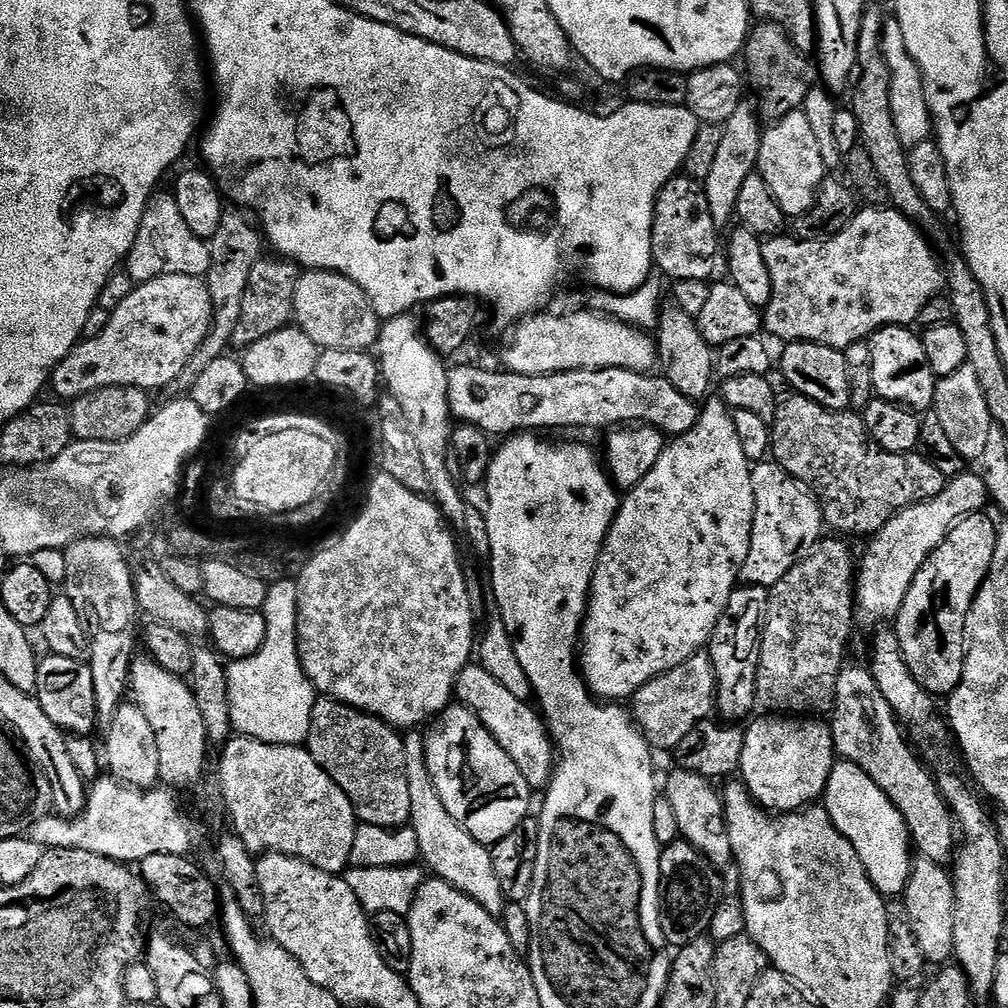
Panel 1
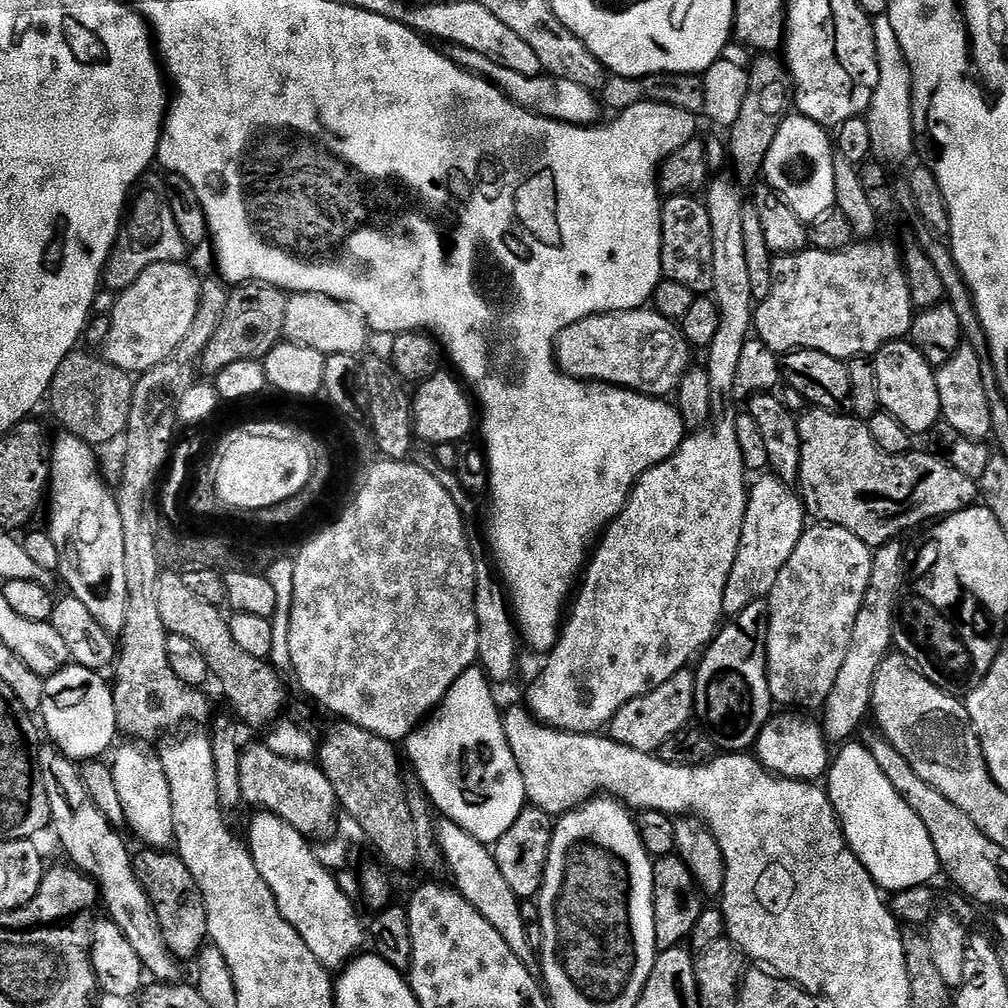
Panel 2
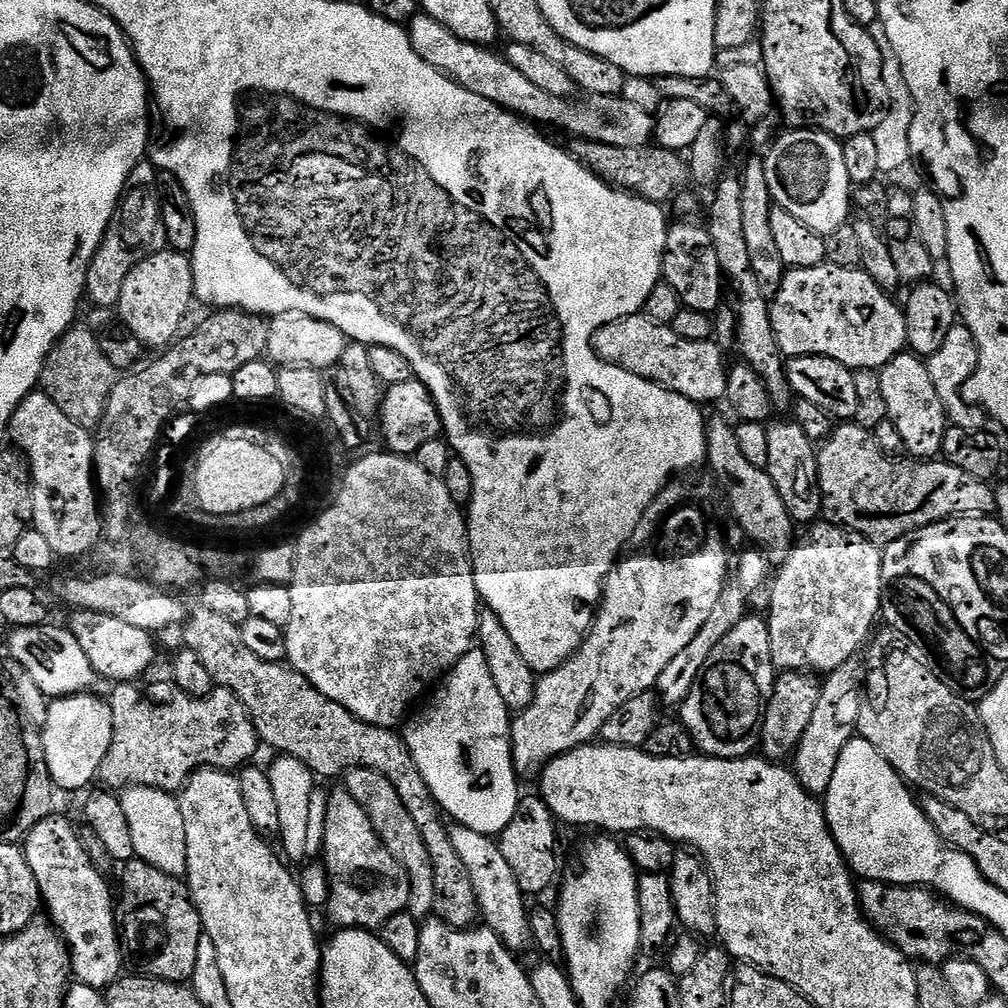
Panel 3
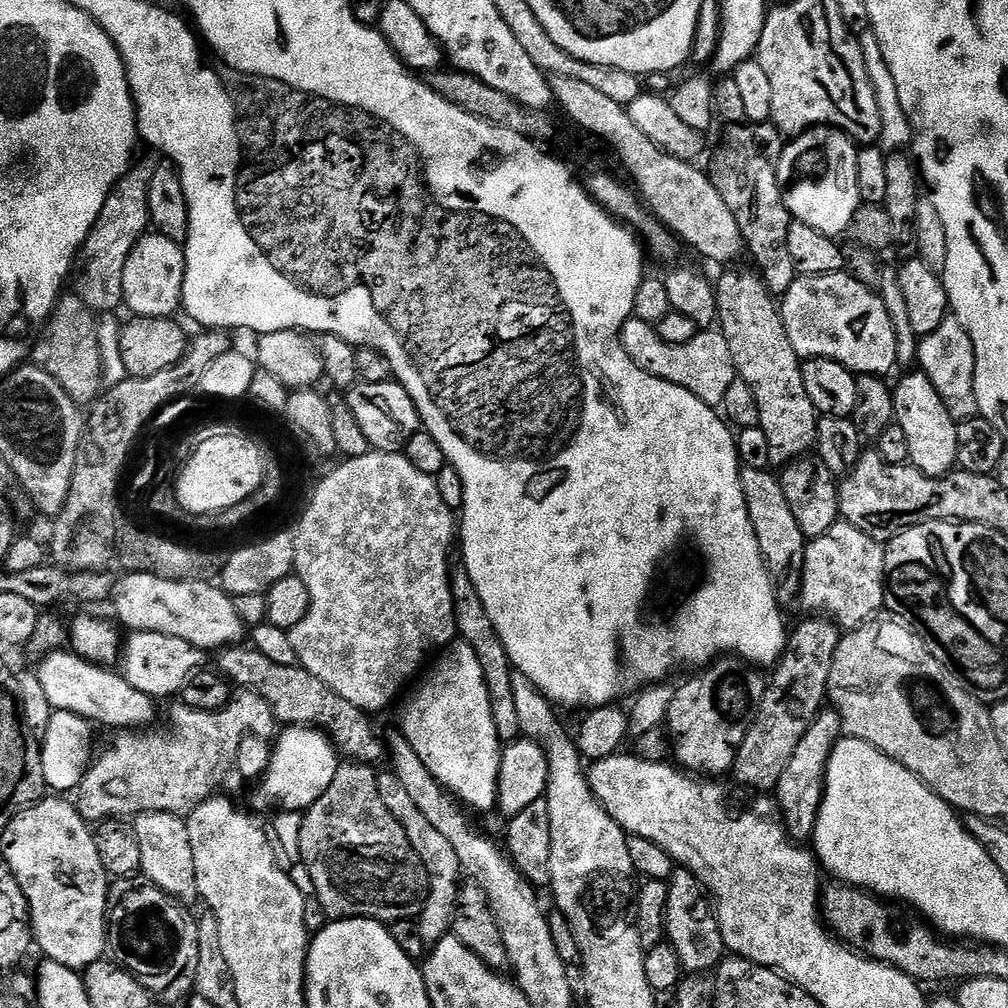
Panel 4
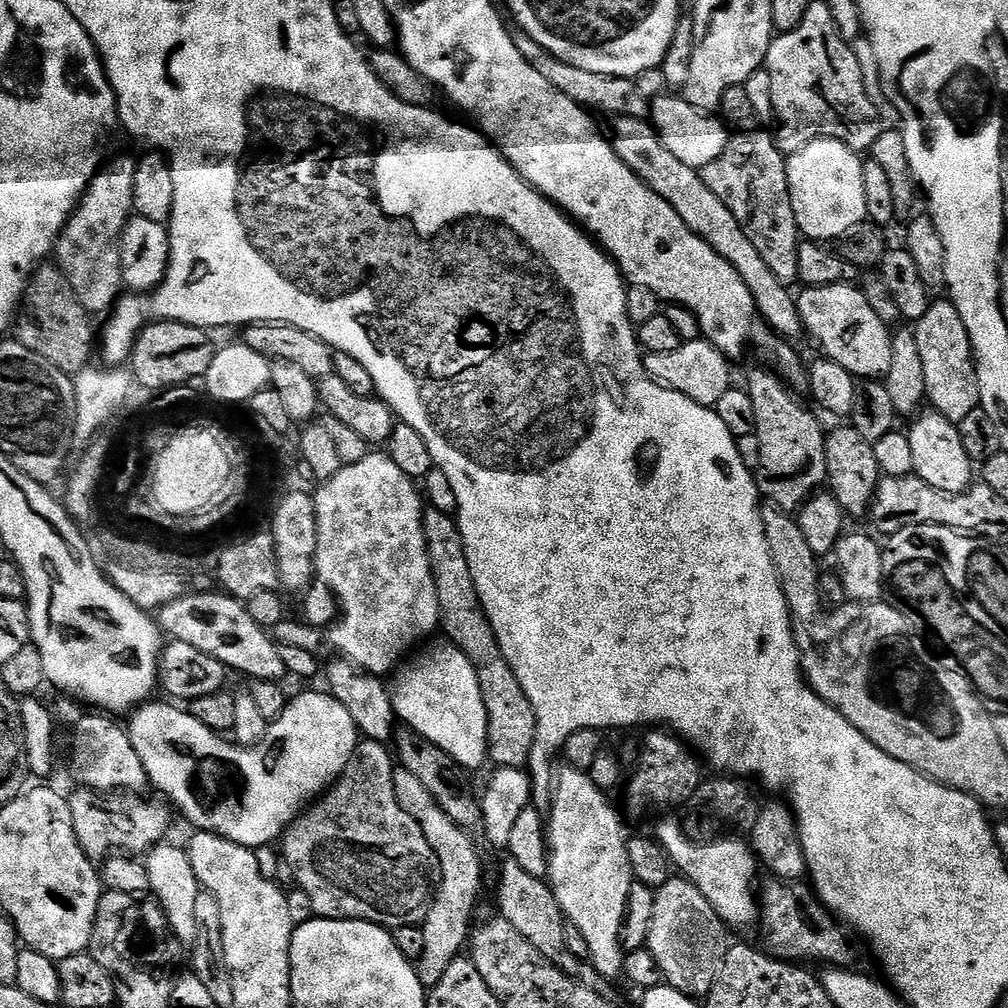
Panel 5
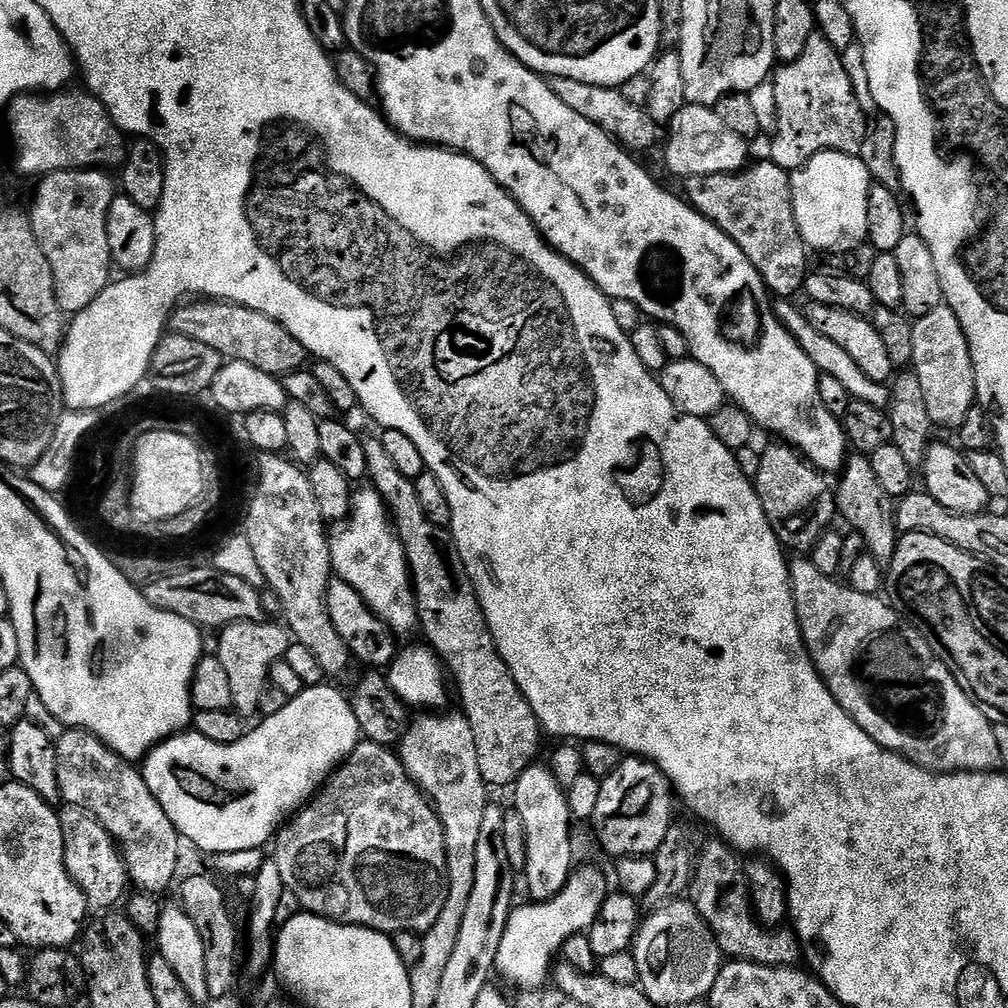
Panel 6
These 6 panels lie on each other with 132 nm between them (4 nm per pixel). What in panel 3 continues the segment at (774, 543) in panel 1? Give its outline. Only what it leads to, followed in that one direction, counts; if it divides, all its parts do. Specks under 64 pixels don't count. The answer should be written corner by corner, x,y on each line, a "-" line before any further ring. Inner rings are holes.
759,550
751,551
742,553
737,564
735,561
734,571
729,575
727,584
724,585
718,603
714,606
714,611
710,613
710,618
706,618
706,622
700,627
698,634
694,634
690,646
682,649
673,661
666,666
666,670
662,670
662,674
658,674
658,682
654,691
661,705
673,704
673,706
679,706
683,704
684,699
690,694
690,690
694,690
694,682
698,682
698,674
702,674
714,646
718,646
718,642
722,642
722,638
726,638
726,634
730,634
730,630
734,630
734,626
738,626
738,622
742,622
744,617
749,615
748,603
763,588
765,591
770,580
770,572
768,576
768,571
770,571
768,557

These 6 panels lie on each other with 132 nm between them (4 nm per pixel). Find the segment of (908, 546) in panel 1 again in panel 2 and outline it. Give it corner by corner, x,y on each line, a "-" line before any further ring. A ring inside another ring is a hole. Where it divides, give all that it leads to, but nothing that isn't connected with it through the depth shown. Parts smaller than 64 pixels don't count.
900,542
882,544
875,549
872,561
874,570
870,570
870,586
866,586
866,598
862,610
858,610
858,622
854,622
854,634
850,634
850,650
846,650
842,670
838,670
838,679
834,681
834,690
830,690
830,698
826,698
822,709
825,737
836,746
851,741
860,723
869,719
878,666
882,666
894,648
892,631
896,625
896,605
906,580
904,548

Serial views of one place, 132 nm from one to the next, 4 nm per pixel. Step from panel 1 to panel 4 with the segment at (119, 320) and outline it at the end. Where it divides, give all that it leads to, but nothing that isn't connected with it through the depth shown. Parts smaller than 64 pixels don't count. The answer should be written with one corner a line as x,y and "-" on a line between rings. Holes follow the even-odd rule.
152,230
140,239
130,250
130,258
126,258
126,270
122,270
122,290
124,304
133,317
146,319
166,319
175,317
182,308
184,298
184,249
179,243
166,238
160,232

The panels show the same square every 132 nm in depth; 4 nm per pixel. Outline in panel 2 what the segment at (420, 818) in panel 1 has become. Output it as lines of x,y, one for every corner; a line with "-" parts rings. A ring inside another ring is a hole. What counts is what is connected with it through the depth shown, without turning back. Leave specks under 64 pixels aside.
444,818
437,823
436,837
440,843
440,849
444,855
444,866
447,875
452,875
451,883
457,892
498,930
498,934
506,941
506,946
518,954
518,958
533,974
539,973
540,957
534,947
534,940
528,937
528,928
524,925
524,912
522,901
510,890
510,885
506,882
506,877
502,870
498,870
498,862
493,849
489,845
483,844
478,838
474,838
462,826
458,826
454,821

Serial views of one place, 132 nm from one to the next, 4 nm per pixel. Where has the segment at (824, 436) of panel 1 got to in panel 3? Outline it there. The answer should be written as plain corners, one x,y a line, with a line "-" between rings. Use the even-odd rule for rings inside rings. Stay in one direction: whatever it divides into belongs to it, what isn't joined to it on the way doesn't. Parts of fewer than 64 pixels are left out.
844,422
833,427
831,436
819,445
816,461
823,519
838,528
859,532
880,546
903,540
909,534
936,524
939,520
951,520
953,516
988,516
996,511
996,488
989,481
974,478
974,474
958,470
958,466
943,458
923,461
887,456
878,446
875,435
855,422

